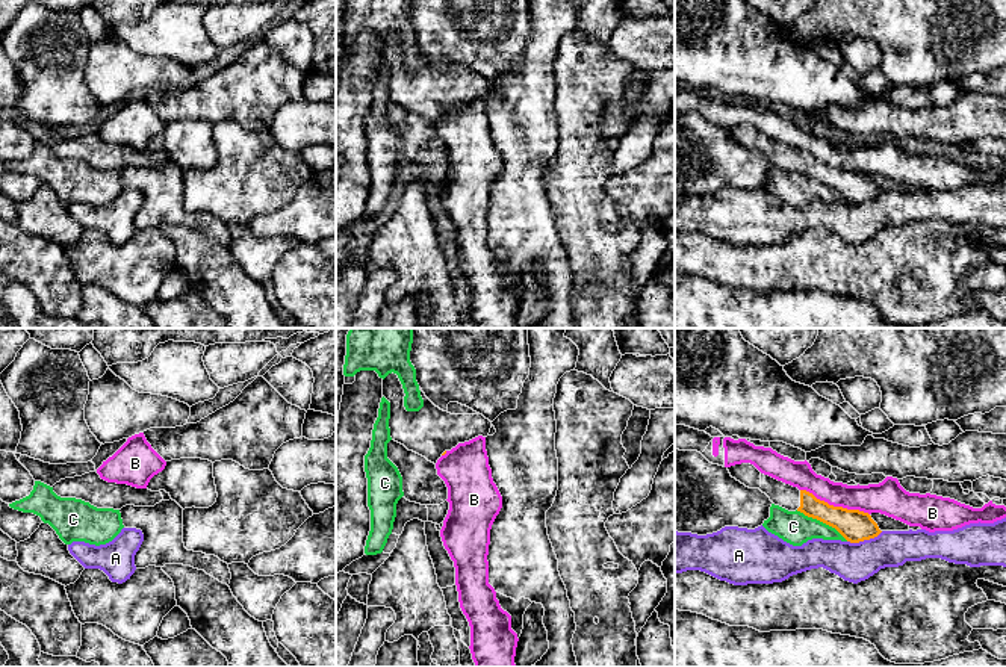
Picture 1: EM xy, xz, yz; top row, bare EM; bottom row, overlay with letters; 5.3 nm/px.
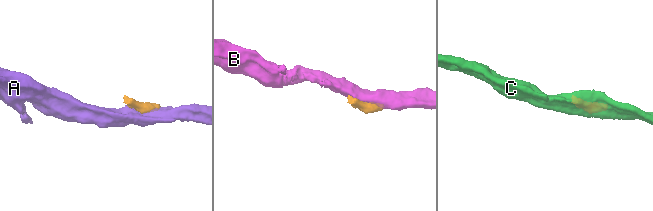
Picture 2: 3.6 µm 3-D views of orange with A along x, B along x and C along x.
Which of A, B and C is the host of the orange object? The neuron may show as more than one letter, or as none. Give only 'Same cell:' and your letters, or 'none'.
Same cell: none

